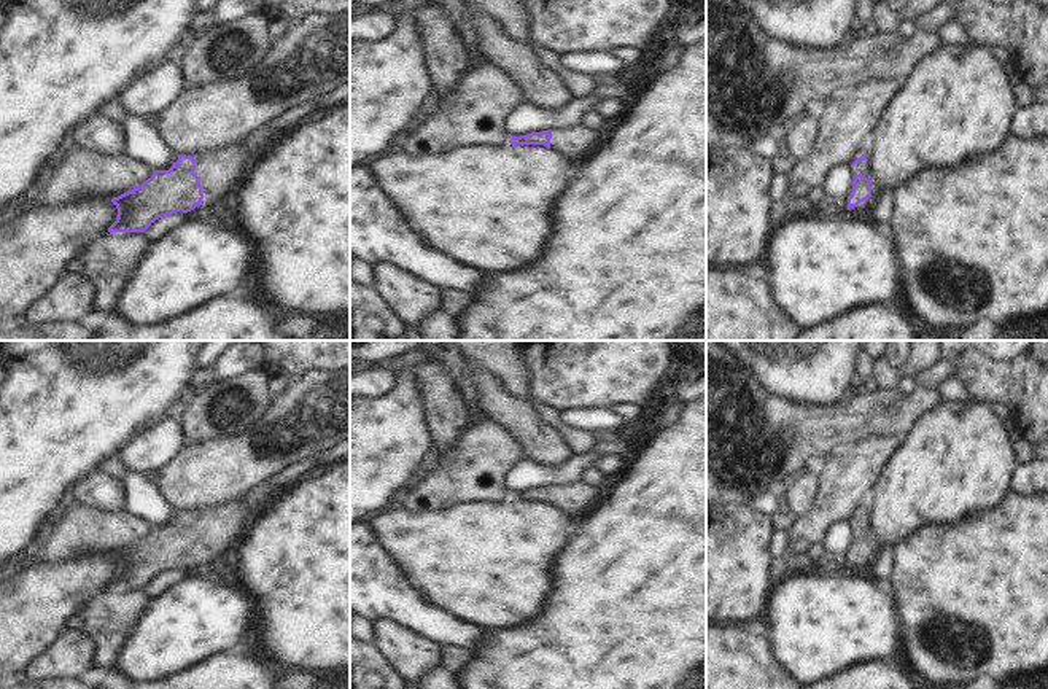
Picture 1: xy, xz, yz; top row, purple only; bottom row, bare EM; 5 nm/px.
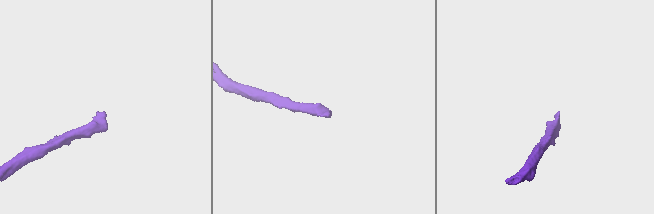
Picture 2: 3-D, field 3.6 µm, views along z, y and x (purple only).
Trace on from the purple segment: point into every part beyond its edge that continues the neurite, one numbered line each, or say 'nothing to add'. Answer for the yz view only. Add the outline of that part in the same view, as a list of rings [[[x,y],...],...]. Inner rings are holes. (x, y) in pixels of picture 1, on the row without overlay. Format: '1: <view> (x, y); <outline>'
1: yz (862, 524); [[[865,516],[865,517],[859,519],[859,520],[854,520],[854,522],[852,522],[852,530],[854,530],[854,531],[862,530],[862,531],[865,531],[867,535],[871,536],[871,525],[870,525],[868,516]]]

